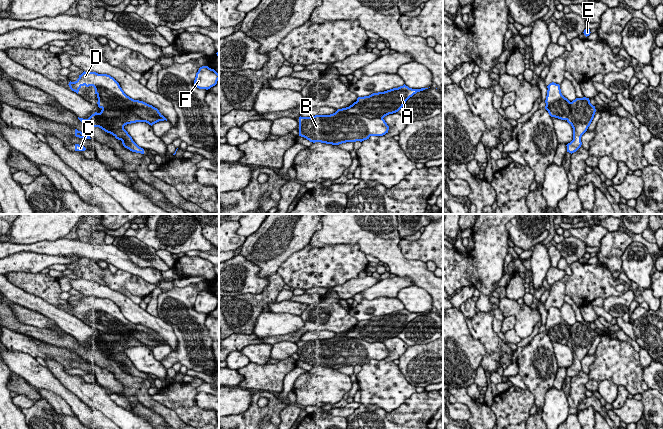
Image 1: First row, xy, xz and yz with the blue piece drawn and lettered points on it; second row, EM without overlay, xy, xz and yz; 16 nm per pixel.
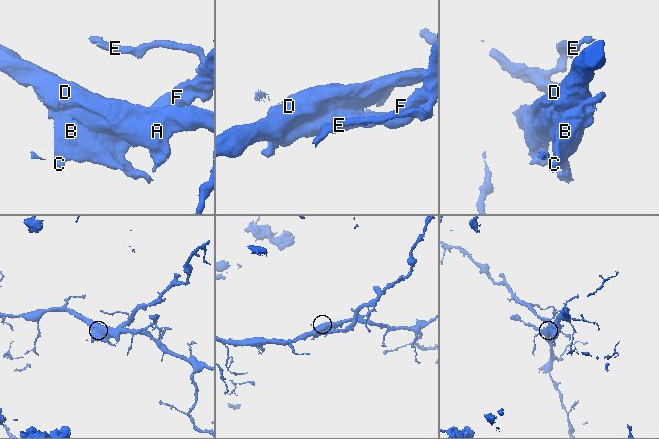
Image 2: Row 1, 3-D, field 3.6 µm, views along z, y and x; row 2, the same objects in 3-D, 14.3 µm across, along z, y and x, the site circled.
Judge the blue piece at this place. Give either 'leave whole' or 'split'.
split

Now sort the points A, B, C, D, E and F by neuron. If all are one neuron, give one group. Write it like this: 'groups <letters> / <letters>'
groups A D / B C E F

